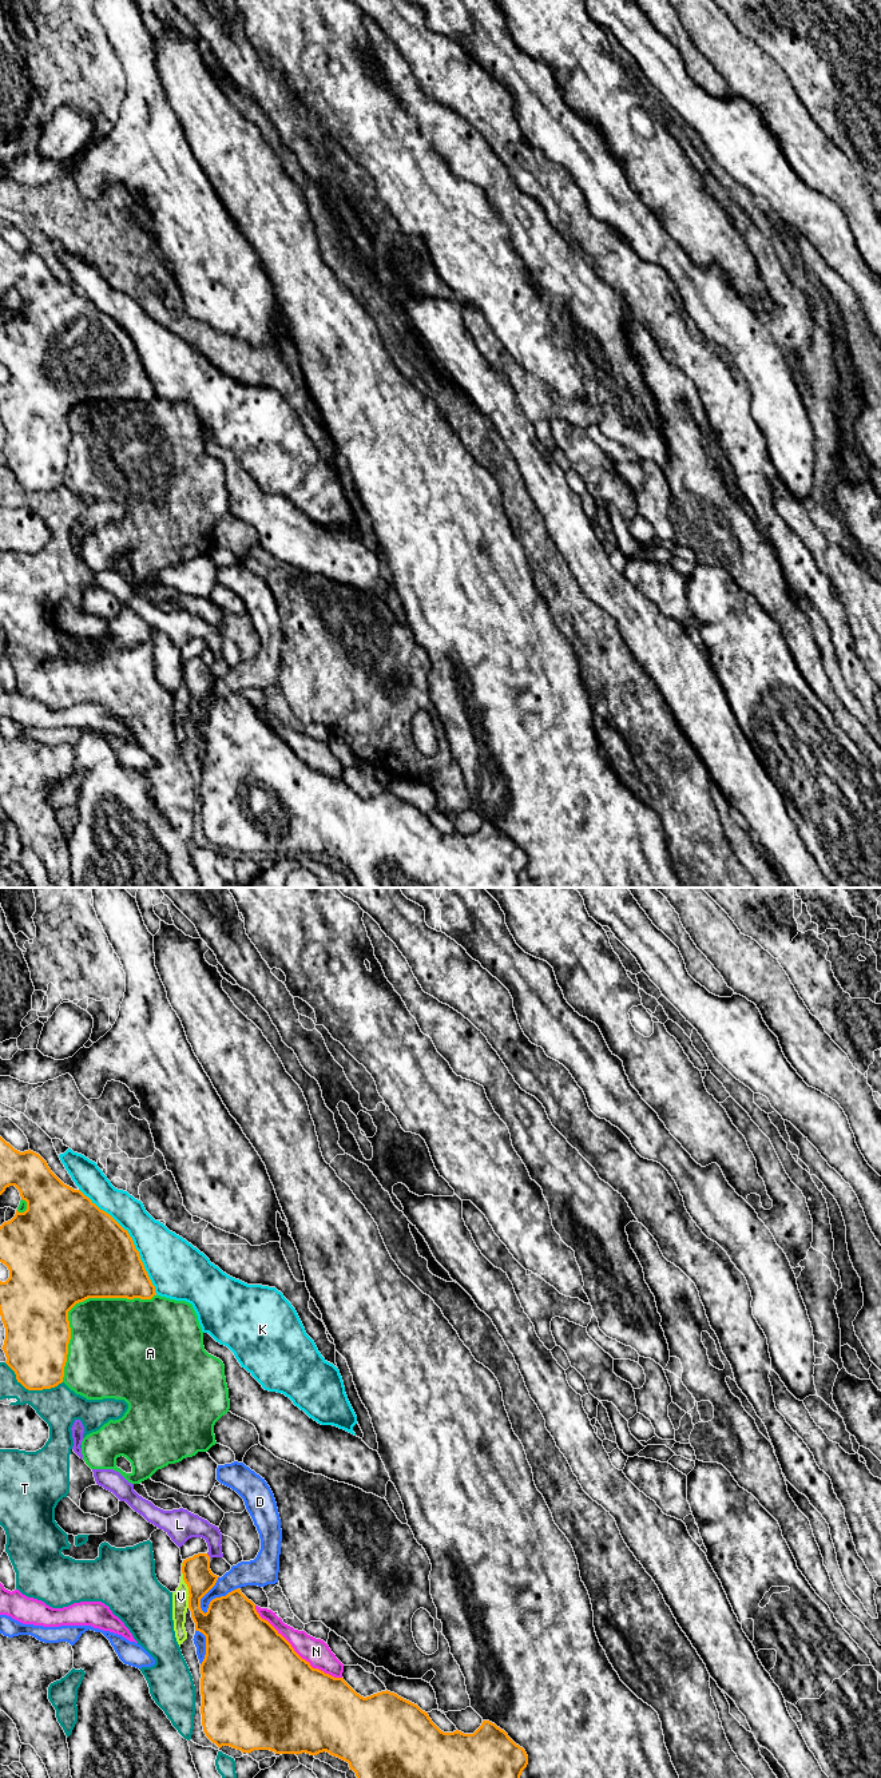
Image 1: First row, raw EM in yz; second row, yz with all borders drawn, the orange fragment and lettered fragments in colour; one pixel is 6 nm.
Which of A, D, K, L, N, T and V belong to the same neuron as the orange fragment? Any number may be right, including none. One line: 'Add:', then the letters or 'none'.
Add: none

